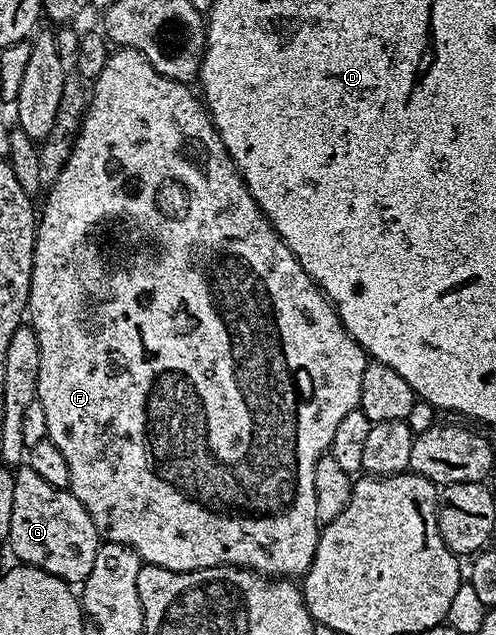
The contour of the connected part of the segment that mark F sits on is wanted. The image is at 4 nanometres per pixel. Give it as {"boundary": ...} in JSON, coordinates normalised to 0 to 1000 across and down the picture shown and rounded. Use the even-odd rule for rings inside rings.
{"boundary":[[[238,76],[224,80],[218,98],[210,98],[210,110],[185,128],[185,143],[177,151],[173,180],[167,186],[165,203],[157,209],[151,228],[145,230],[143,246],[135,258],[121,268],[109,290],[99,291],[93,323],[83,323],[81,345],[73,353],[69,369],[69,417],[60,433],[60,476],[56,480],[56,504],[65,512],[77,543],[81,545],[81,595],[77,597],[77,627],[81,639],[89,639],[89,652],[97,663],[97,691],[129,715],[129,728],[137,728],[141,742],[139,773],[177,803],[185,822],[194,828],[200,846],[224,857],[248,857],[298,888],[313,888],[331,898],[377,901],[427,891],[466,888],[478,894],[506,894],[538,910],[609,910],[629,891],[629,879],[637,872],[645,827],[637,809],[637,728],[647,718],[659,717],[669,696],[669,683],[677,683],[677,669],[726,633],[726,602],[734,595],[734,583],[742,572],[738,553],[702,526],[681,498],[681,488],[665,477],[633,439],[617,430],[613,419],[581,394],[581,387],[565,375],[565,369],[544,353],[544,346],[528,334],[528,326],[508,312],[500,293],[488,285],[488,276],[472,258],[472,250],[460,243],[444,211],[431,203],[423,178],[409,159],[383,146],[385,140],[373,132],[357,132],[347,123],[331,123],[302,99],[264,76]]]}

